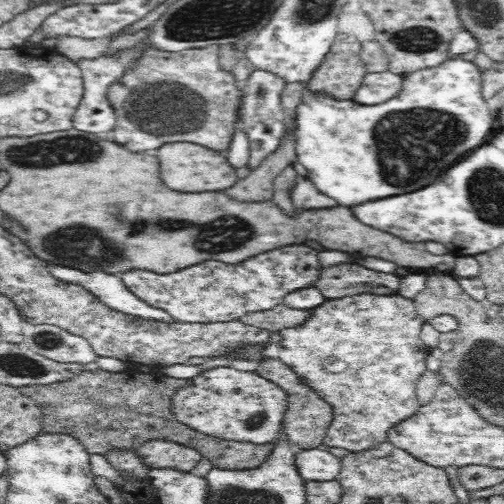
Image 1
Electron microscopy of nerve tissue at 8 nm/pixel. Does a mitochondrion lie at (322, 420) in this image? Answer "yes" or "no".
no

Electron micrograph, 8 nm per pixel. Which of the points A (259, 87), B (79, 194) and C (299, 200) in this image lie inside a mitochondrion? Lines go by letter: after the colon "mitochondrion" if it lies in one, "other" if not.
A: mitochondrion
B: other
C: other

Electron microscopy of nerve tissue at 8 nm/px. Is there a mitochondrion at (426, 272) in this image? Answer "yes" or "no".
no

